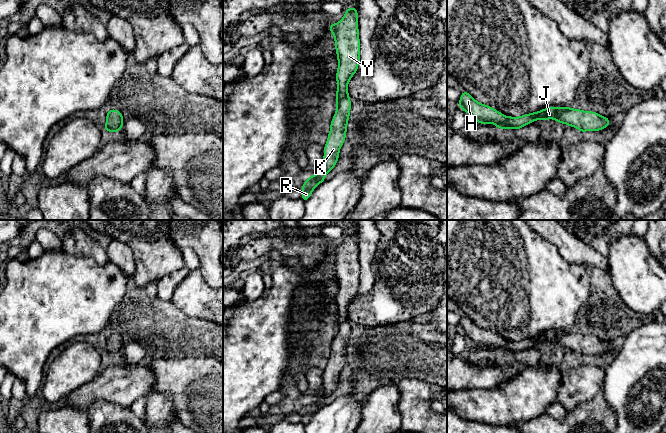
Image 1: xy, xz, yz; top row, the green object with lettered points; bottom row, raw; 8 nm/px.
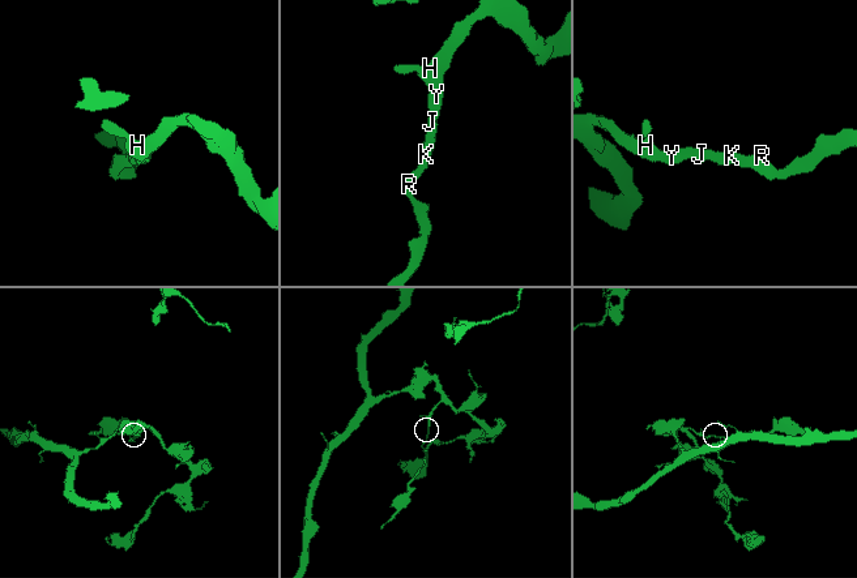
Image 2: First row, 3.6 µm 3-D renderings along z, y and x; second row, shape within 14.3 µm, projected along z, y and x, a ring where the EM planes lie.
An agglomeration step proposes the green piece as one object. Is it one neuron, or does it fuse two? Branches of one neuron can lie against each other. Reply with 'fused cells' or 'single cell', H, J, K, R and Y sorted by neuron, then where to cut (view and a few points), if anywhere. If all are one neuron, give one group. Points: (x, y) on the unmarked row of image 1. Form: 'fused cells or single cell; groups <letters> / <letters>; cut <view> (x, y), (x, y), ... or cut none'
single cell; groups H J K R Y; cut none

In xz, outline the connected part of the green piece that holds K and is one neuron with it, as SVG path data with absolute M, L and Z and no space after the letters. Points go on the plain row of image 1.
M356 229L345 233L344 241L328 253L334 259L335 273L338 283L336 297L336 336L330 347L330 356L324 369L324 381L320 395L303 406L303 426L307 425L313 414L323 405L338 386L340 372L346 363L348 343L350 341L351 325L348 319L348 307L358 294L360 285L360 264L358 254L358 236Z

